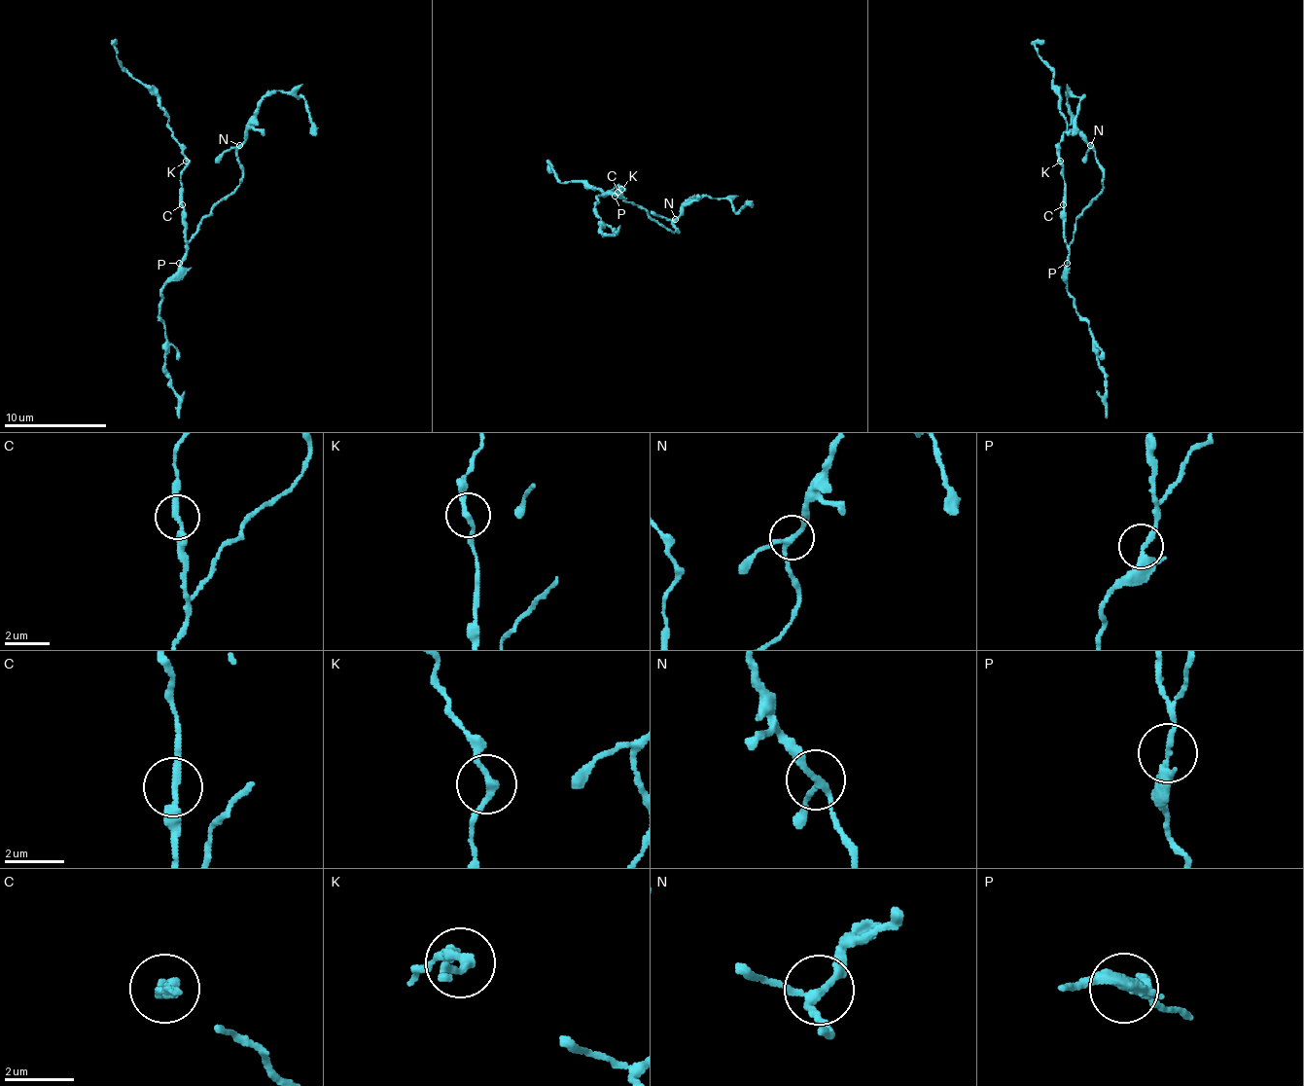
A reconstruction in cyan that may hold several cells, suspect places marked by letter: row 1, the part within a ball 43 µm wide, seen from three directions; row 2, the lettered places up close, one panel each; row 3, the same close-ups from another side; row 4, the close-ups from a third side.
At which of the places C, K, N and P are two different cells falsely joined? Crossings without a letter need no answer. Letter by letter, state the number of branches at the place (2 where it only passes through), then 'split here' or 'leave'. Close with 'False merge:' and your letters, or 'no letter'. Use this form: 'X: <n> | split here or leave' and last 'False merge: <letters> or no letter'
C: 2 | leave
K: 2 | leave
N: 3 | leave
P: 3 | leave
False merge: no letter

